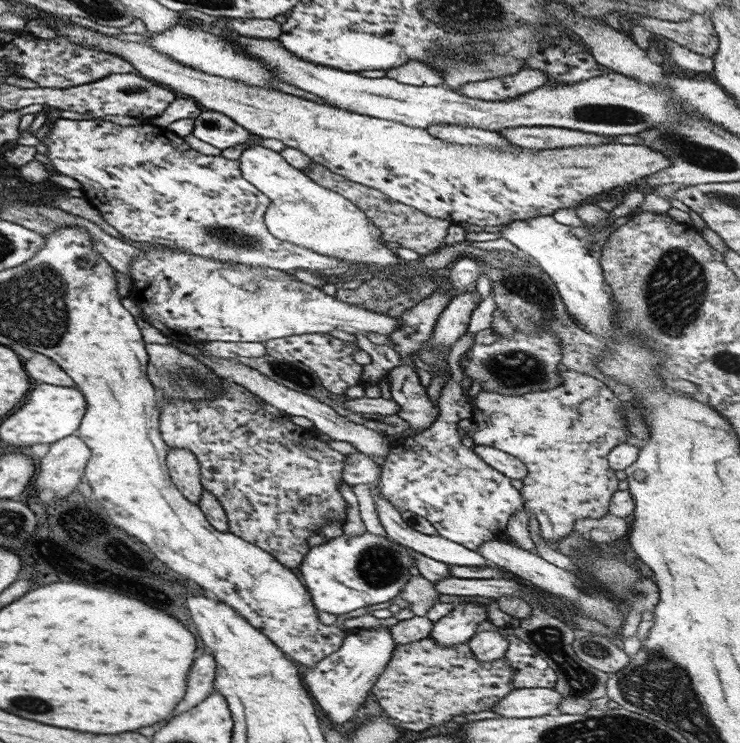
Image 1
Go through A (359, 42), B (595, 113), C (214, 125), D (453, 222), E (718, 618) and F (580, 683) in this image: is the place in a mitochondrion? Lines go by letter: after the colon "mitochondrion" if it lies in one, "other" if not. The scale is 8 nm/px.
A: other
B: mitochondrion
C: mitochondrion
D: other
E: other
F: mitochondrion

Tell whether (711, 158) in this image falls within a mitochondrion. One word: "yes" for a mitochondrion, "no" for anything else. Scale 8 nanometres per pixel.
yes

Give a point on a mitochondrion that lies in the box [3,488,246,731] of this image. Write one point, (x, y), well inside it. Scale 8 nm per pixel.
(32, 705)

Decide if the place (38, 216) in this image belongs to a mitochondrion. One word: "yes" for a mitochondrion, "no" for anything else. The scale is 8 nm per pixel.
no

